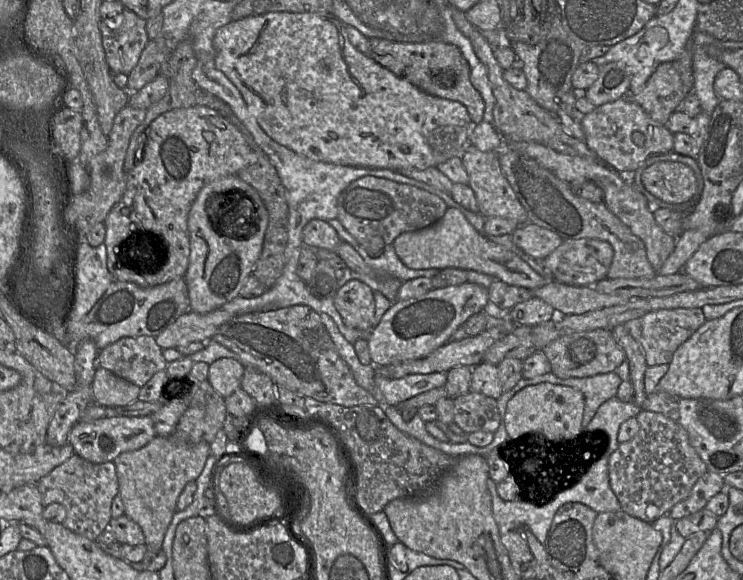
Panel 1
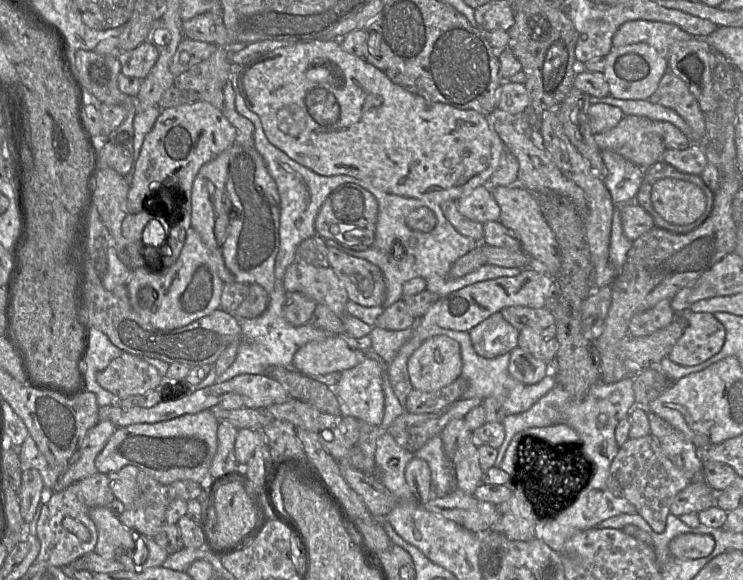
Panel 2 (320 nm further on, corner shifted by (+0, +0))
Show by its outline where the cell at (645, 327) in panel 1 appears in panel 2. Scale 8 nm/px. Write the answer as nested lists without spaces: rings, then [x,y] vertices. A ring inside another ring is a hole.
[[[686,310],[677,315],[687,319],[687,327],[668,357],[681,366],[696,366],[716,355],[723,347],[726,329],[713,313]]]

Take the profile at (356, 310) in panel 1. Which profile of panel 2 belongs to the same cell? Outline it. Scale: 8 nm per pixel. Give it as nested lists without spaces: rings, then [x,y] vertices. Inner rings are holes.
[[[328,247],[328,261],[346,289],[349,300],[365,307],[383,305],[386,296],[386,285],[383,273],[378,266],[365,259],[346,254],[335,247]]]

